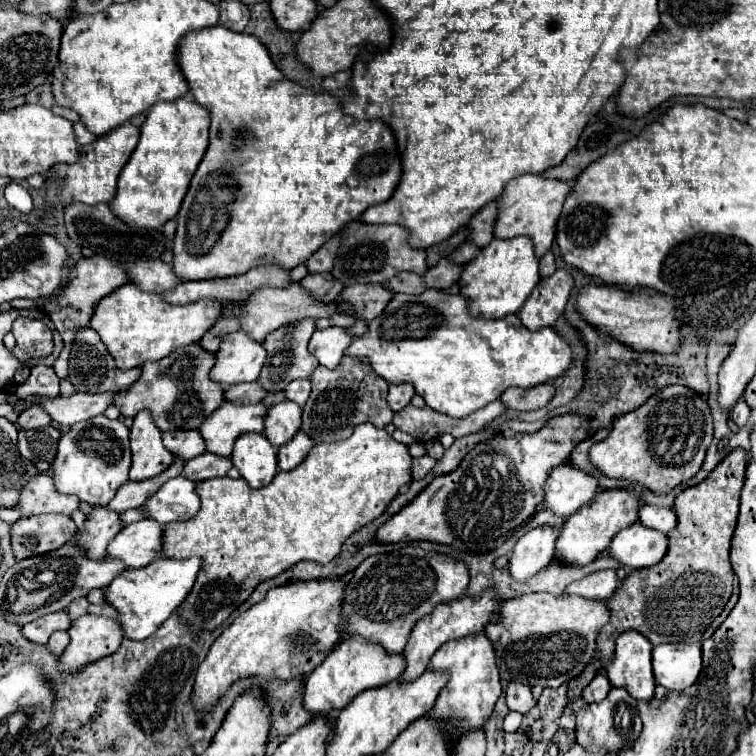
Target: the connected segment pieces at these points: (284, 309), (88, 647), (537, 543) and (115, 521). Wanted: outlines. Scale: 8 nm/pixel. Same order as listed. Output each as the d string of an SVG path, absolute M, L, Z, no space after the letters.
M294 283L292 287L286 287L286 289L272 289L272 287L262 287L258 289L256 293L252 293L246 301L240 303L244 307L244 313L242 313L242 331L246 331L252 339L258 339L258 341L264 341L264 337L286 325L286 323L292 323L296 319L306 319L306 317L314 317L314 319L320 319L320 317L330 317L334 313L340 313L340 303L338 301L332 301L332 303L320 303L320 299L312 297L310 291L304 291L300 283Z
M82 615L70 627L70 645L62 653L62 667L76 673L86 663L112 655L122 643L122 627L102 615Z
M540 525L518 539L508 561L508 571L514 581L524 583L538 571L548 567L554 559L554 541L558 531L548 525Z
M94 507L86 521L86 533L78 535L78 545L86 549L88 557L104 559L108 543L120 533L122 529L120 513L110 511L108 507Z

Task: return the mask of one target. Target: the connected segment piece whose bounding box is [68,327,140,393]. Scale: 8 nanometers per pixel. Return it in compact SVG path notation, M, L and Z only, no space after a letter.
M80 327L76 329L76 339L70 347L70 375L68 379L76 385L78 391L86 391L86 393L104 393L116 387L130 387L140 375L140 369L128 369L122 371L116 367L112 355L108 353L106 345L102 343L102 339L98 337L98 333L92 327Z

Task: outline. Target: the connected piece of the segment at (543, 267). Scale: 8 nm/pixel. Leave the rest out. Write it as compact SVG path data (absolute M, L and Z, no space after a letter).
M548 251L548 253L540 259L540 275L542 275L542 277L548 277L548 275L552 275L552 273L554 273L554 269L556 269L554 253L552 253L552 251Z

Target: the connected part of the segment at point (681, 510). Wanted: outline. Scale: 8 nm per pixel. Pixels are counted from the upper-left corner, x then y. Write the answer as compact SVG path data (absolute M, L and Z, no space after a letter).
M734 449L724 463L720 463L708 479L704 479L700 485L694 485L680 493L674 501L674 511L678 517L678 525L672 533L668 533L668 553L666 557L656 565L640 571L632 571L626 575L622 585L616 587L614 595L606 601L606 607L610 611L610 621L600 629L600 635L596 639L596 659L602 663L602 669L608 667L614 641L622 631L634 629L642 633L652 645L660 643L696 643L700 641L702 633L708 629L708 625L714 621L714 617L720 615L724 605L728 603L732 595L732 567L730 567L730 541L736 529L738 519L738 503L740 503L740 491L744 485L744 471L746 471L748 455L744 449Z

